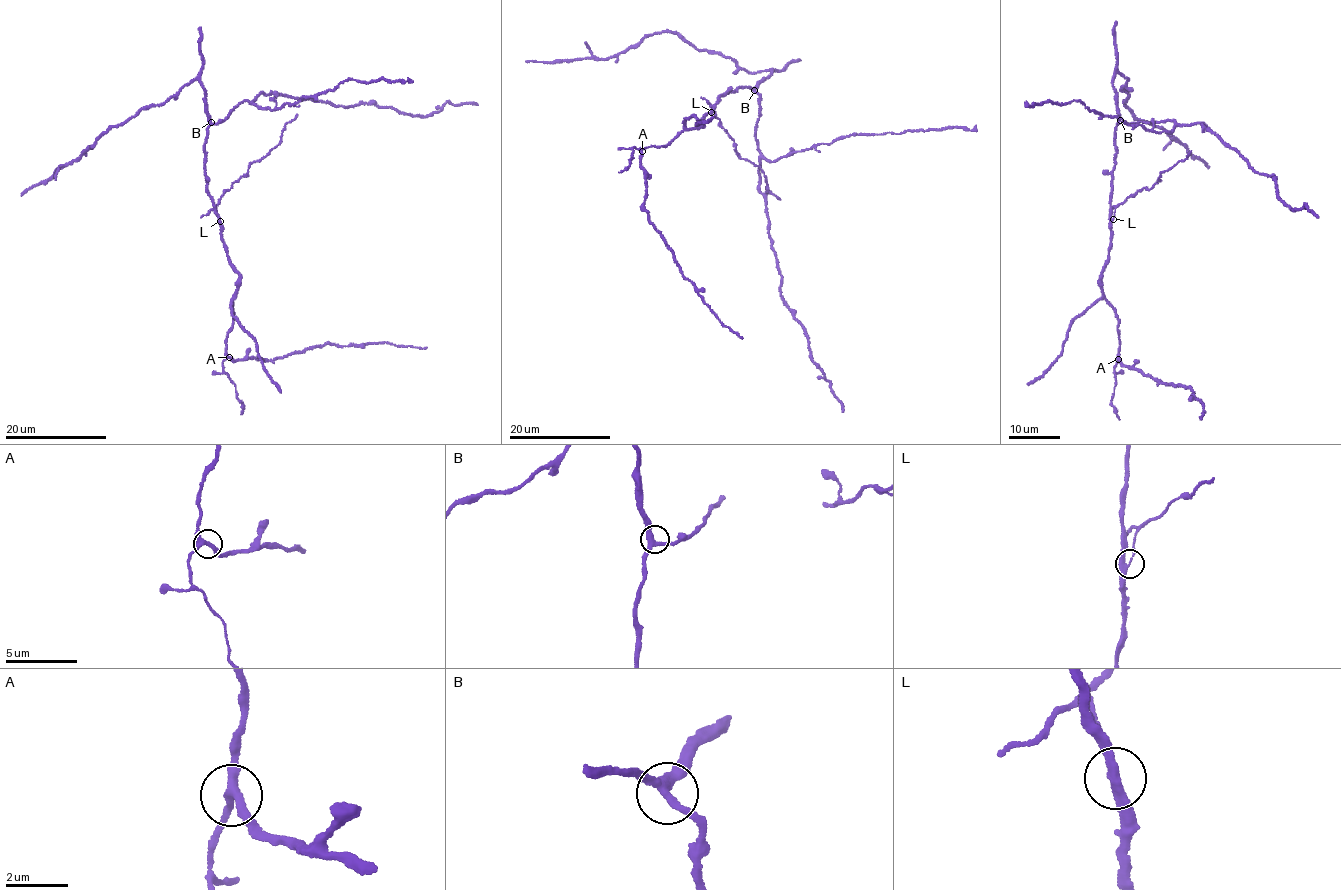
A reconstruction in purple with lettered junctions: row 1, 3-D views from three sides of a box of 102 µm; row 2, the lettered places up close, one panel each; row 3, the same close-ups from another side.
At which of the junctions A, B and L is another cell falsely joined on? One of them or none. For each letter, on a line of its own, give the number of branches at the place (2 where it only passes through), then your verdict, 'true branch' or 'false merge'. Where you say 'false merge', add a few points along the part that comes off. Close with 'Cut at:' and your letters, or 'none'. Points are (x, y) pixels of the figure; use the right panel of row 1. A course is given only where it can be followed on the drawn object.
A: 3 | true branch
B: 3 | true branch
L: 3 | false merge | (1113, 219), (1115, 208), (1144, 188), (1149, 189), (1159, 181), (1162, 172), (1186, 157), (1190, 151)
Cut at: L

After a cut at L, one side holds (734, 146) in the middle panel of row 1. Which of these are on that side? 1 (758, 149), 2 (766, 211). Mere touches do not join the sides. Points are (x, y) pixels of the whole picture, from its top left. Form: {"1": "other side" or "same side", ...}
{"1": "other side", "2": "other side"}

